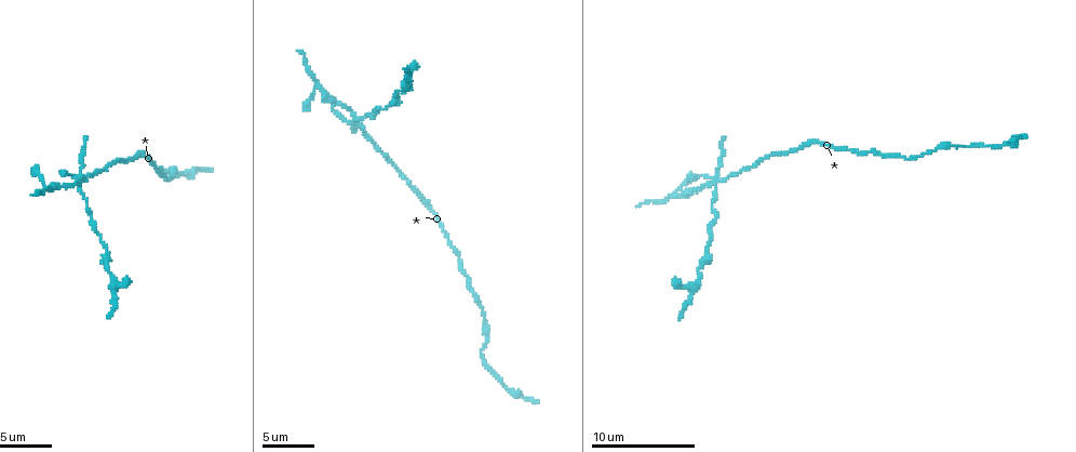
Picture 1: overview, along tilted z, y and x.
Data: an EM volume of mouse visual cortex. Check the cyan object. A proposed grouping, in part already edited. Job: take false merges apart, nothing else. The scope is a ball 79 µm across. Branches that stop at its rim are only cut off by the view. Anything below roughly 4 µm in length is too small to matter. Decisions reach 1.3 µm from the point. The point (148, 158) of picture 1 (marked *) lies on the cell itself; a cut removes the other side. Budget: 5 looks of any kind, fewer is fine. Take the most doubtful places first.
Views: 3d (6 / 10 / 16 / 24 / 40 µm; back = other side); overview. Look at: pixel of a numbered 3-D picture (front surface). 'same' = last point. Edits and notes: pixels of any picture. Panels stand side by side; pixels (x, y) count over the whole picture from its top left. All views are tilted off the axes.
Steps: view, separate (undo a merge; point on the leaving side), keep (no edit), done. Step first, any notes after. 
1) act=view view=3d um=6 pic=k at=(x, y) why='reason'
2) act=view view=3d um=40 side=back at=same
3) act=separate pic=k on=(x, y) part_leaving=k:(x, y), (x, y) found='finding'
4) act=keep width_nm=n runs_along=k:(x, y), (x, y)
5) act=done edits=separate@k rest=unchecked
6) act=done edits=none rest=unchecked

act=view view=3d um=10 pic=1 at=(355, 121)

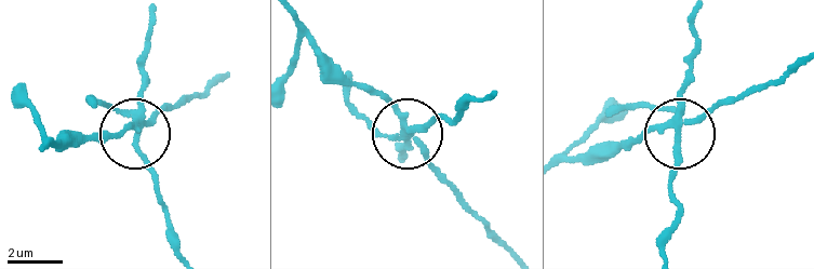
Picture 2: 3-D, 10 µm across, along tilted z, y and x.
act=view view=3d um=10 side=back pic=2 at=(677, 133)

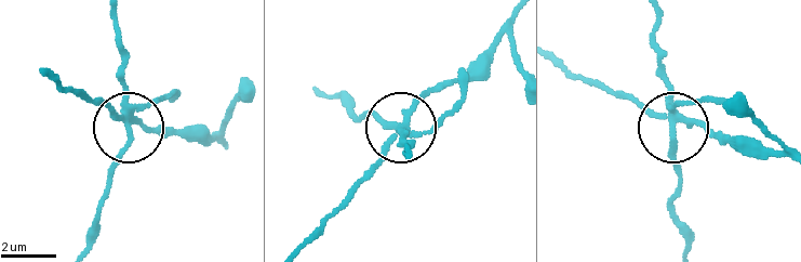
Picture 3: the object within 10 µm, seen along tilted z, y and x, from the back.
act=separate pic=3 on=(161, 99) arms=5 part_leaving=3:(125, 118), (125, 144), (90, 240) found='two cells meet here'

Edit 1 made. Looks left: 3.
act=view view=3d um=10 pic=1 at=(420, 193) why='calibre changes'

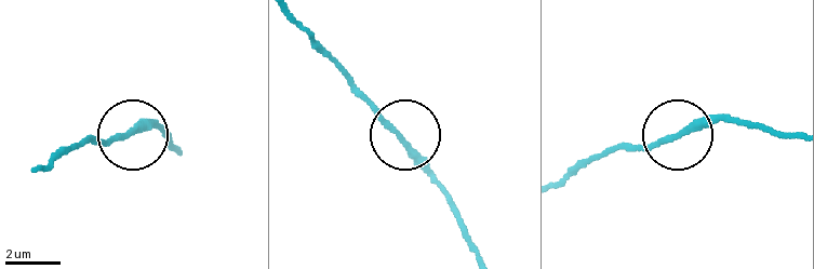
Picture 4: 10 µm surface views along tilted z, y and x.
act=keep width_nm=220 found='continuous, no second cell'

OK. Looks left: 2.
act=view view=3d um=10 pic=1 at=(955, 148) why='thick turns thin'

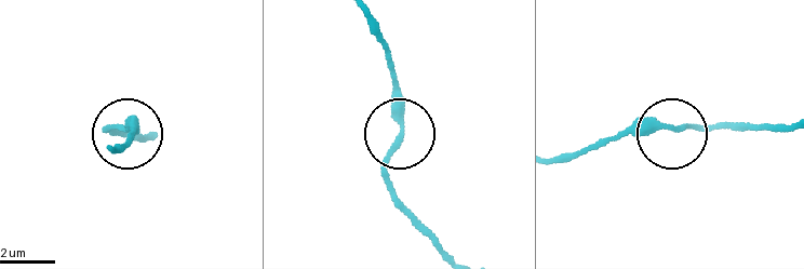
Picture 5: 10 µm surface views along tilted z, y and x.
act=view view=3d um=10 side=back pic=5 at=(403, 132) why='from behind'

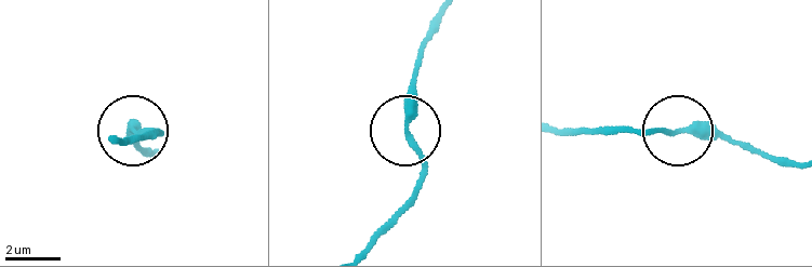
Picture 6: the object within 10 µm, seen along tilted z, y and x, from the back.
act=keep runs_along=6:(442, 15), (418, 58), (404, 130), (425, 172), (417, 197) found='continuous, no second cell'

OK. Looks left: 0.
act=done edits=separate@3 rest=unchecked

